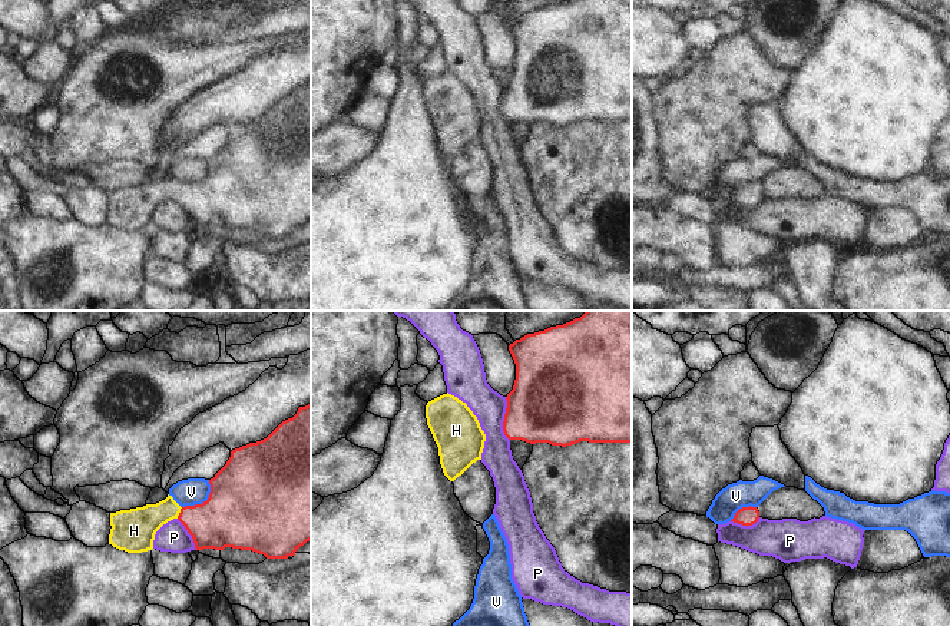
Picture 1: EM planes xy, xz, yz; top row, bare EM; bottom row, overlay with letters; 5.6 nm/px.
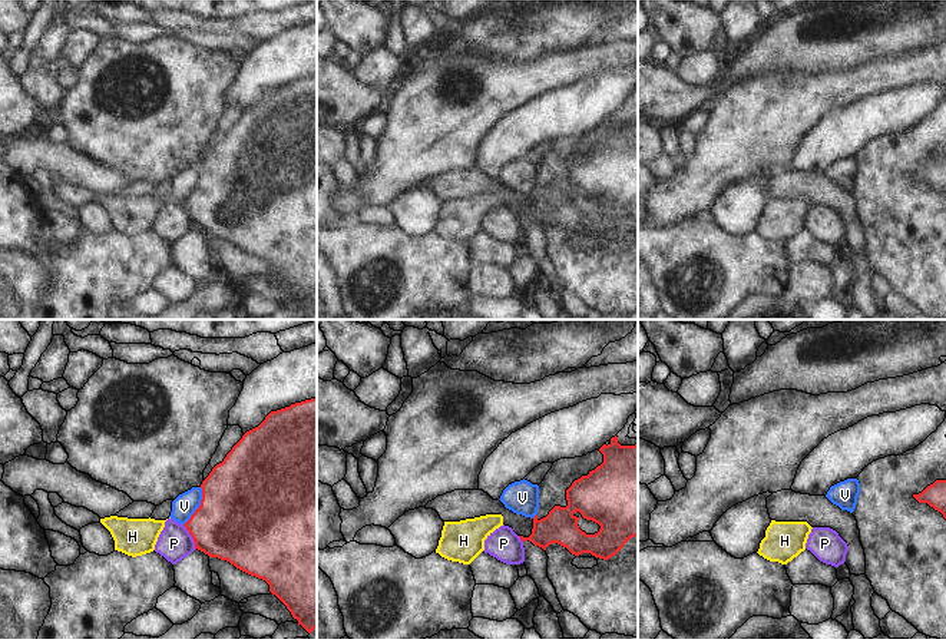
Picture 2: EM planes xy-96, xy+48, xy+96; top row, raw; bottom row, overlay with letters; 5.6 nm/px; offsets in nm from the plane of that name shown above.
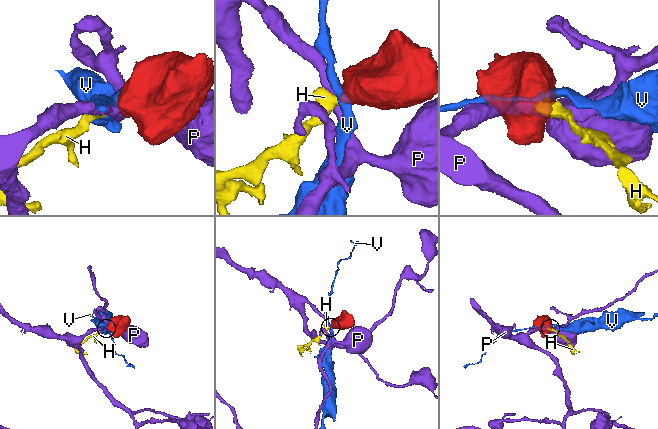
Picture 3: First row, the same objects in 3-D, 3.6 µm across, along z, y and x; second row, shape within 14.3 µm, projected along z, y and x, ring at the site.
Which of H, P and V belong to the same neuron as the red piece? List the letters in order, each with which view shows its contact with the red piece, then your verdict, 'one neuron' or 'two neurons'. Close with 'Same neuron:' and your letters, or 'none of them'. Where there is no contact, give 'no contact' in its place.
H: meets red in xy; one neuron
P: meets red in xz; two neurons
V: meets red in xy; two neurons
Same neuron: H

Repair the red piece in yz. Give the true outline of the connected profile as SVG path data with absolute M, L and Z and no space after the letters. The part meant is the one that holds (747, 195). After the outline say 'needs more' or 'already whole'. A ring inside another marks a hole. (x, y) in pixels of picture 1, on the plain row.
M749 185L739 188L731 201L742 205L752 205L758 201L758 198L759 198L758 188Z; already whole

